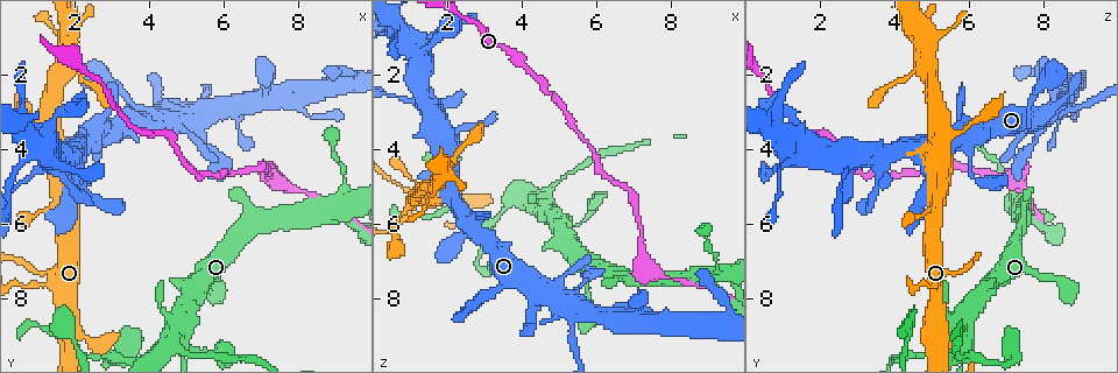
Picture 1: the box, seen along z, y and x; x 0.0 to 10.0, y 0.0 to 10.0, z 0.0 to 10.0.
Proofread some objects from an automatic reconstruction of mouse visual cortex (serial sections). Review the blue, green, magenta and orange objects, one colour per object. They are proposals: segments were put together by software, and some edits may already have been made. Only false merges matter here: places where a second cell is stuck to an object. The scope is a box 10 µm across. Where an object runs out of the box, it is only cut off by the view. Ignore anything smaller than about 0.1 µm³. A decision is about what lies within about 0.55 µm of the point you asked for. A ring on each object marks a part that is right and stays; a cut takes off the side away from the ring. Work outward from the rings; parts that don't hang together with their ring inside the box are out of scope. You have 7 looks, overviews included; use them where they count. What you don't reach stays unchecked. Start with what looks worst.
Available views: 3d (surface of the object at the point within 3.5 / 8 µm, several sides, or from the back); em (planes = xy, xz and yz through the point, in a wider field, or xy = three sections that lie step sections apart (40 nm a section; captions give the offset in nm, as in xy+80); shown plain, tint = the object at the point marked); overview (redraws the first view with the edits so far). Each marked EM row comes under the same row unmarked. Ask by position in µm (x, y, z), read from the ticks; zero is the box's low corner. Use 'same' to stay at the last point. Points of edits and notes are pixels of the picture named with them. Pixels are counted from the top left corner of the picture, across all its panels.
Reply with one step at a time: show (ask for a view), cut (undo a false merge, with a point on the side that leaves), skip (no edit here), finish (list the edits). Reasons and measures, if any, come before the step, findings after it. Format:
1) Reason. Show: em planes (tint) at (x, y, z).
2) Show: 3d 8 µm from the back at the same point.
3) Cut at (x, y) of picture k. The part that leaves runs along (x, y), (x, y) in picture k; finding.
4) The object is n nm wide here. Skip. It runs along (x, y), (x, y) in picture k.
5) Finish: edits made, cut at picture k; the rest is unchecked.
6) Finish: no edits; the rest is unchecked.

Calibre changes. Show: 3d 3.5 µm from the back at (4.90, 9.45, 5.05).

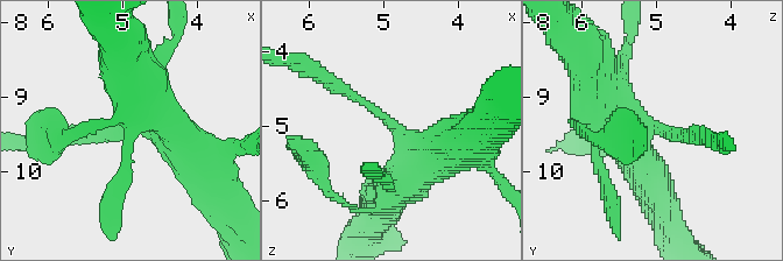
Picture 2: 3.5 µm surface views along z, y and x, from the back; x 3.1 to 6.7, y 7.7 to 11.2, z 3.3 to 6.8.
The arms are 150, 600 nm wide; now the EM. Show: em xy step 2 (tint) at (4.95, 9.40, 4.95).

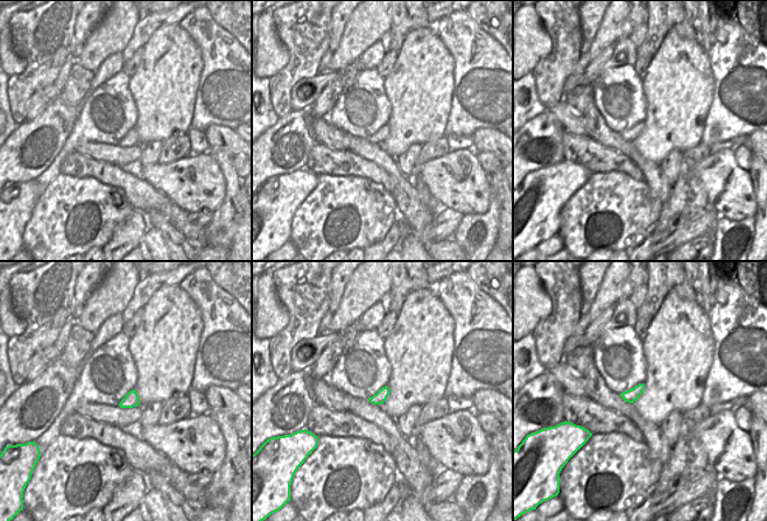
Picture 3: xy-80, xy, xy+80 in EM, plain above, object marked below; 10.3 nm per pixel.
Skip. It runs along (408, 176), (400, 134), (325, 77) in picture 2; all the same cell.

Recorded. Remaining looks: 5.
Thick turns thin. Show: 3d 3.5 µm at (7.80, 5.05, 7.40).

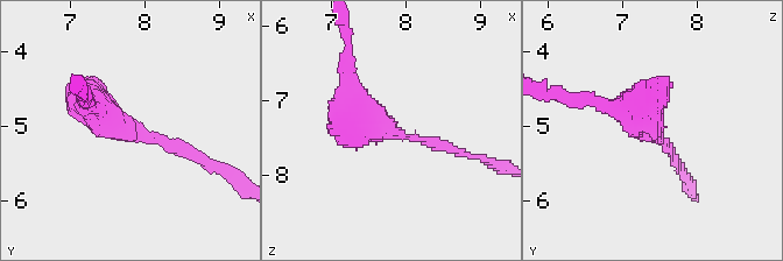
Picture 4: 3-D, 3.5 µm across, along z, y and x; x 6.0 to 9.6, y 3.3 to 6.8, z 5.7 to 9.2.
The arms are 150, 300 nm wide. Show: em xy step 1 (tint) at (7.85, 5.10, 7.40).

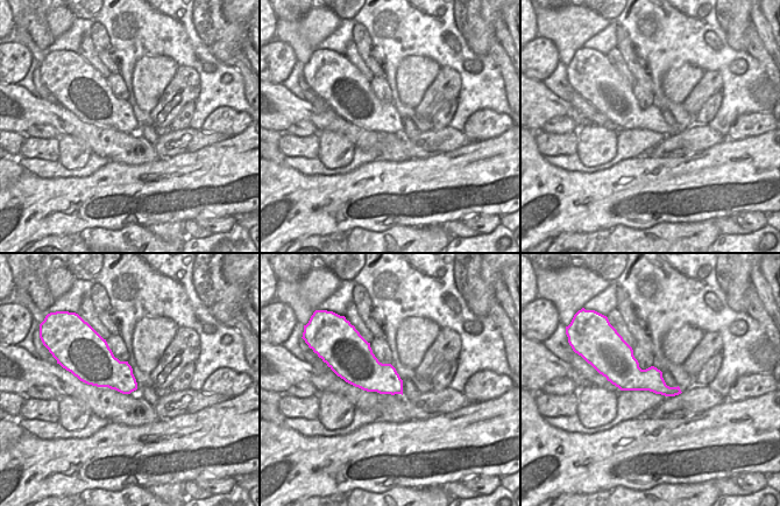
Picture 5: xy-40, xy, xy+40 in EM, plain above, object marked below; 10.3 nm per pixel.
Skip. It runs along (348, 90), (366, 117), (463, 153) in picture 4; one cell here.

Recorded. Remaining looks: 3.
Three arms meet. Show: 3d 3.5 µm at (1.00, 3.60, 5.50).

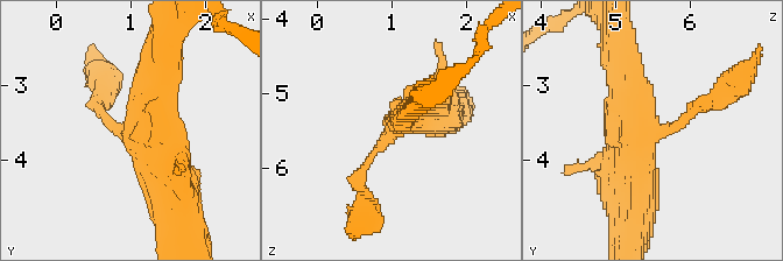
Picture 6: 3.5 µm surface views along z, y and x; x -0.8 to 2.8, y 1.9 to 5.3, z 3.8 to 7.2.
3 arms meet here; the arms are 100, 300, 600 nm wide; need the tissue. Show: em xy step 5 (tint) at (1.00, 3.60, 5.45).

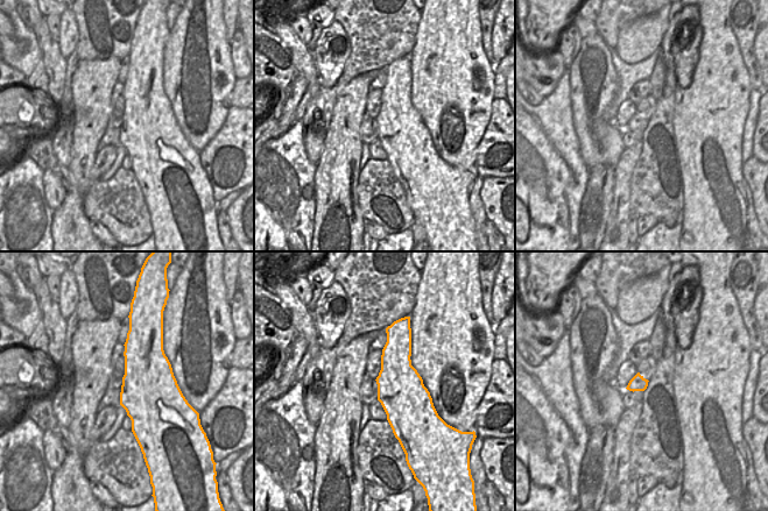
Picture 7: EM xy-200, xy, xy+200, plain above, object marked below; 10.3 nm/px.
The object is 480 nm wide here. Skip. It runs along (634, 199), (637, 128), (619, 61) in picture 6; one cell here.

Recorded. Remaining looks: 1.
Finish: no edits; the rest is unchecked.

